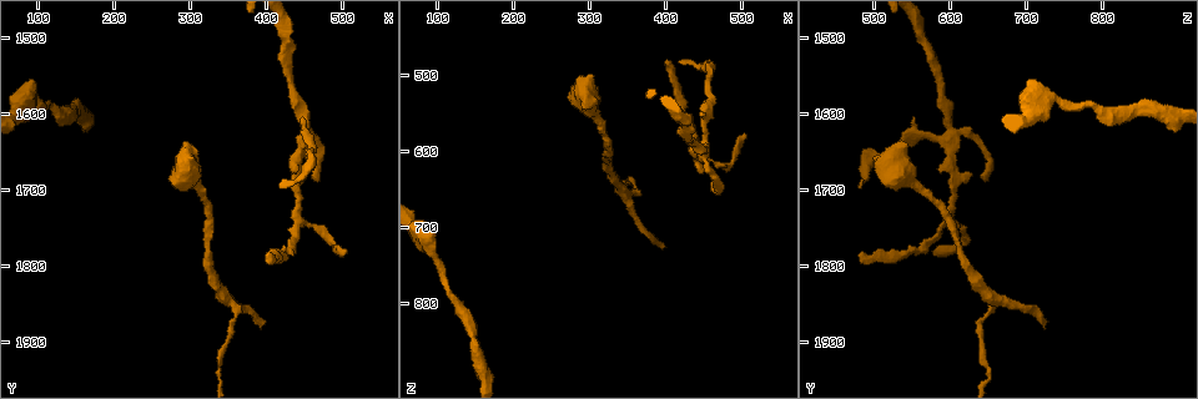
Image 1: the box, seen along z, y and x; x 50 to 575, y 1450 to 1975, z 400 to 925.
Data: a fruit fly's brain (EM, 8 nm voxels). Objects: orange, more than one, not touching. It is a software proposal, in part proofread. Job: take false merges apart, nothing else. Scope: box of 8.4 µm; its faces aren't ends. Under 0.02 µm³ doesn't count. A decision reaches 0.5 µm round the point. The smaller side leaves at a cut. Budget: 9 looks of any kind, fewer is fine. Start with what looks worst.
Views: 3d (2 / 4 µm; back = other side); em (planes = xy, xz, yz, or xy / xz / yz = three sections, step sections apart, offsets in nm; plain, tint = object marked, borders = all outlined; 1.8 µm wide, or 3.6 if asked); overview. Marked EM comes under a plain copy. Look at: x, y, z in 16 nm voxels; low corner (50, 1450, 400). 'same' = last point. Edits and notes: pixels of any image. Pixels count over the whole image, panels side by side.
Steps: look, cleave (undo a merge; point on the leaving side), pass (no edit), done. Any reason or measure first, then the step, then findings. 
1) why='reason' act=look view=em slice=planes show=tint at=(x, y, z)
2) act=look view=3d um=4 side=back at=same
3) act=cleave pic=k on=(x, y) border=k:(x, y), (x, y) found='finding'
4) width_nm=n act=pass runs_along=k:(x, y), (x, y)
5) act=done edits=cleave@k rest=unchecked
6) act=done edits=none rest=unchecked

why='sharp bend' act=look view=em slice=planes show=tint at=(450, 1630, 600)

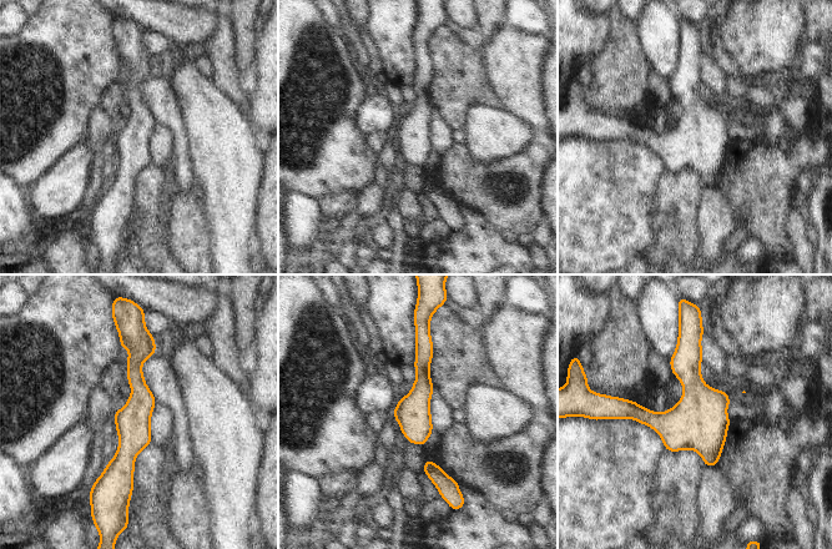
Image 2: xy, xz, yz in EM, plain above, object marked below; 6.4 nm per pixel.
act=pass runs_along=2:(132, 340), (137, 412), (125, 488) found='all the same neuron'

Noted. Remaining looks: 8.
why='thick turns thin' act=look view=3d um=4 at=(310, 1690, 550)

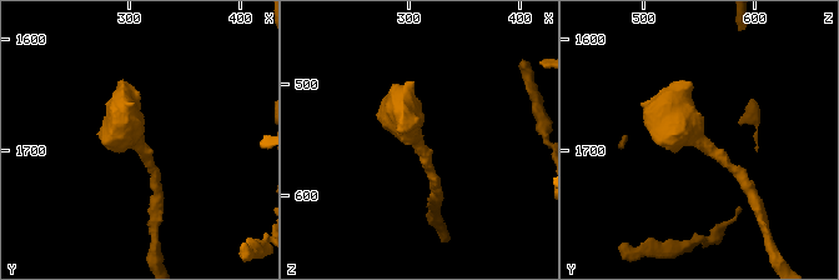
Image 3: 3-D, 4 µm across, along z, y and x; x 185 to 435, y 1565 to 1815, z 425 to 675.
act=look view=em um=3.6 slice=xy step=8 show=tint at=(304, 1690, 552)

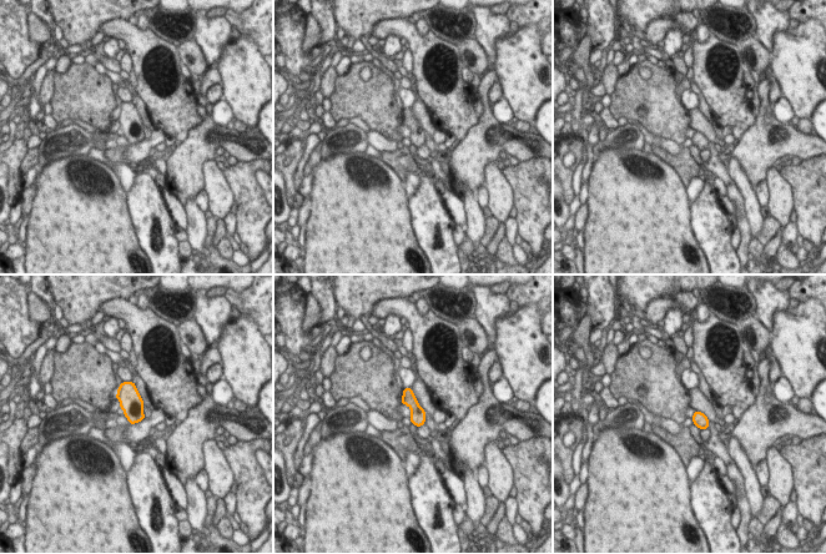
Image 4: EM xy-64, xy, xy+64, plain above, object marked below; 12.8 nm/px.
why='cut it another way' act=look view=em um=3.6 slice=planes show=tint at=same

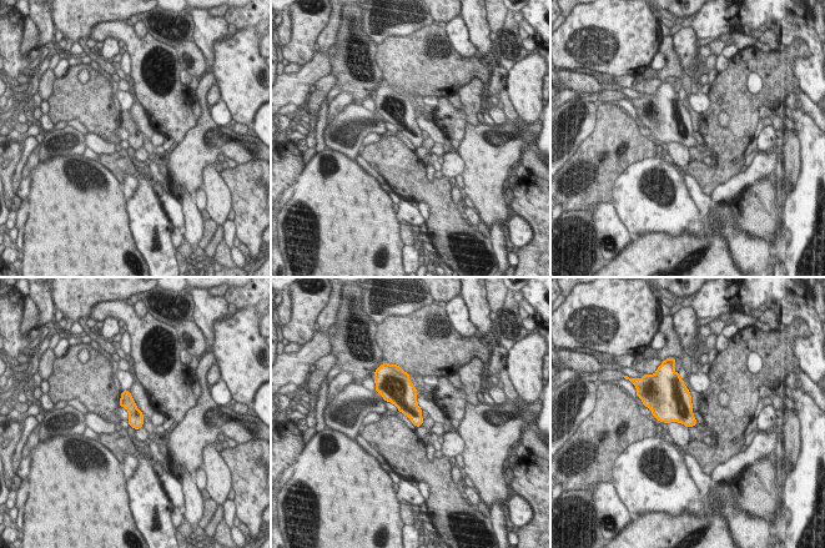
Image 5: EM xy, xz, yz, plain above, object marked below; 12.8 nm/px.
width_nm=190 act=pass found='all the same neuron'

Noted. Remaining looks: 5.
why='arms part here' act=look view=em slice=planes show=tint at=(345, 1845, 655)

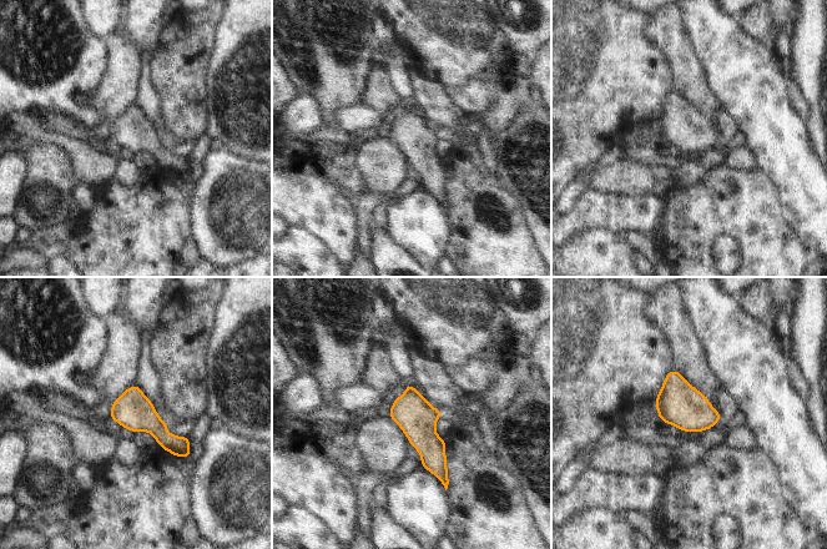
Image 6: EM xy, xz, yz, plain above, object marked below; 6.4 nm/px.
act=pass runs_along=6:(409, 388), (411, 411), (444, 480) found='all the same neuron'

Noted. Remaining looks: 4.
why='calibre changes' act=look view=em slice=planes show=tint at=(90, 1580, 735)

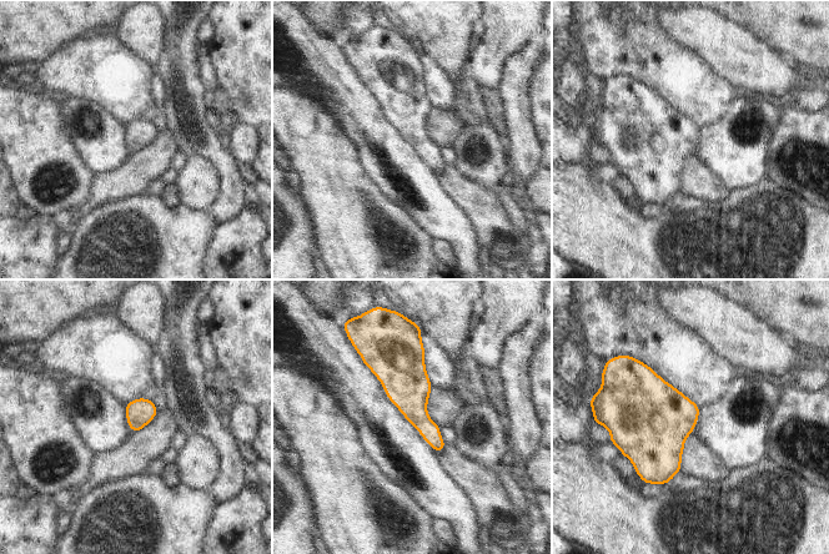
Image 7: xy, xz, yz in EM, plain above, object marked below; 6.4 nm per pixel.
width_nm=180 act=pass found='one neuron here'

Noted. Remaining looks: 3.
act=done edits=none rest=unchecked

